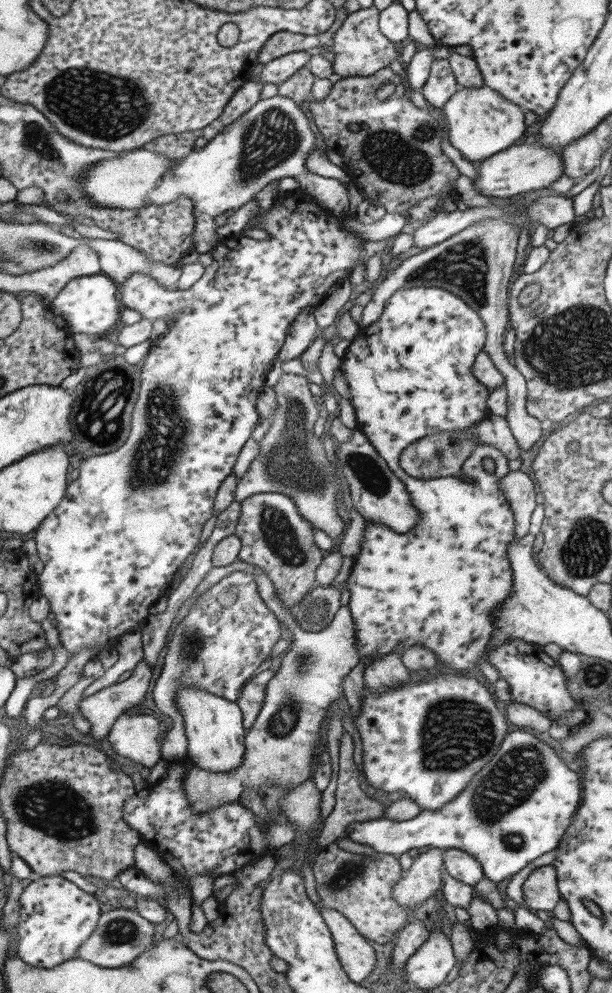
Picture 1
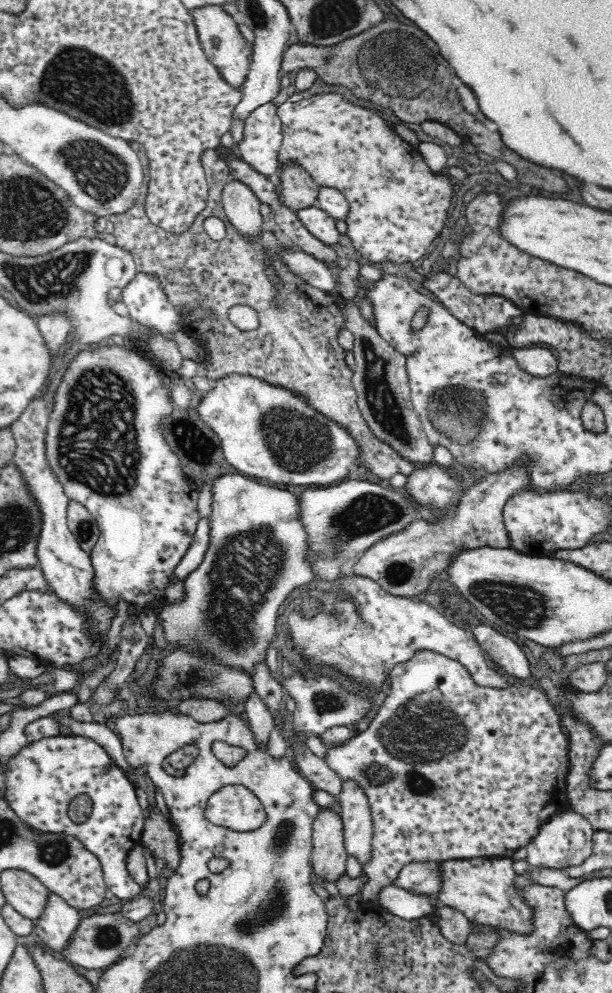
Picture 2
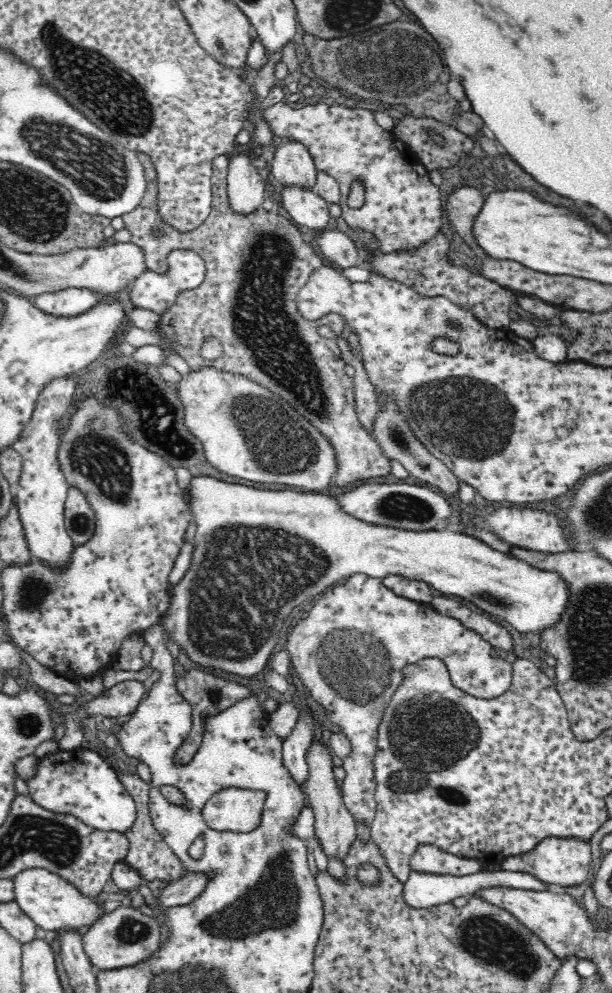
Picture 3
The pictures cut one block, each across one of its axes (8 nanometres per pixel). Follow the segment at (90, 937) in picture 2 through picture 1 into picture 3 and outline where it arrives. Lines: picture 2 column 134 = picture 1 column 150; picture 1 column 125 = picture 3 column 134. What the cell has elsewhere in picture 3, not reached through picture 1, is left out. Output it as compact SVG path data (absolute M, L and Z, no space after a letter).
M116 907L110 913L100 915L83 934L83 949L89 961L100 971L121 969L145 961L159 947L160 919L143 909Z

